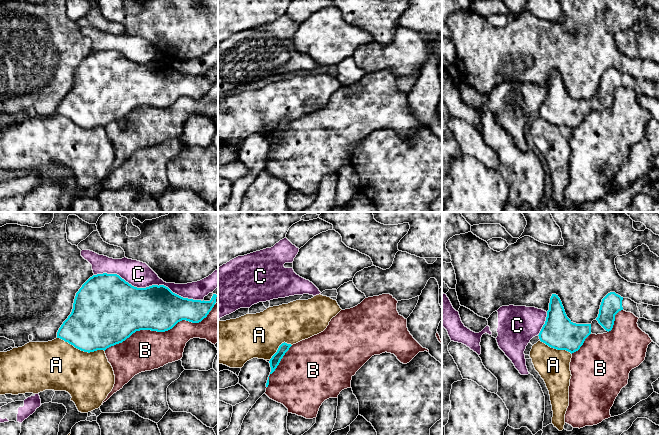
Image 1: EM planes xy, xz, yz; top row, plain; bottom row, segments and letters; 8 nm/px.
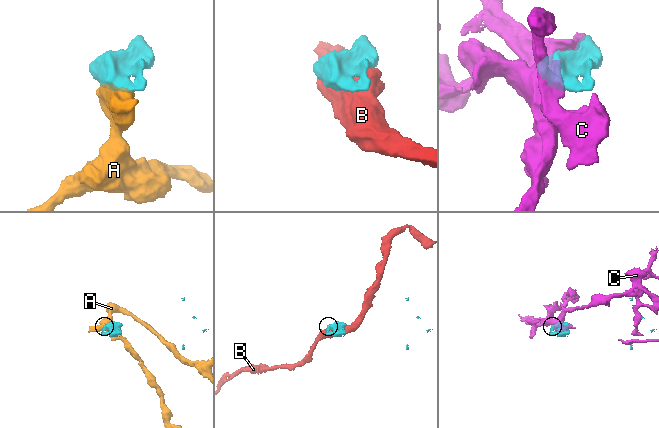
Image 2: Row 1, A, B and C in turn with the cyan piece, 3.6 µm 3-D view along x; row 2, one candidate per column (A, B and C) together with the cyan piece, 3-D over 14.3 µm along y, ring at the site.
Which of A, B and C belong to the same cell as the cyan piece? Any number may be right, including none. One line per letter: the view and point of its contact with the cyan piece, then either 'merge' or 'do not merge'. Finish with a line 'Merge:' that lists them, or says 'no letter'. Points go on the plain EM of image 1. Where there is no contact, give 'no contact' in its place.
A: meets cyan in xy at (81, 126); do not merge
B: meets cyan in xy at (161, 107); do not merge
C: meets cyan in xy at (147, 63); do not merge
Merge: no letter

